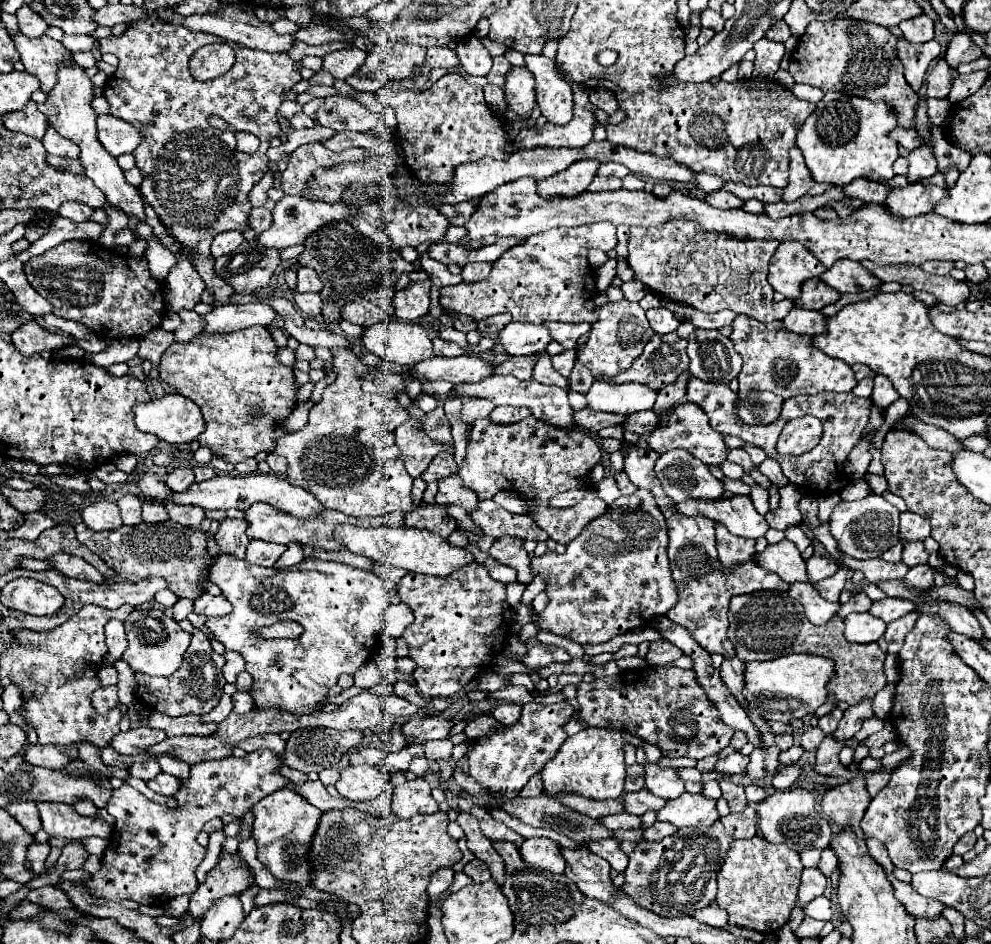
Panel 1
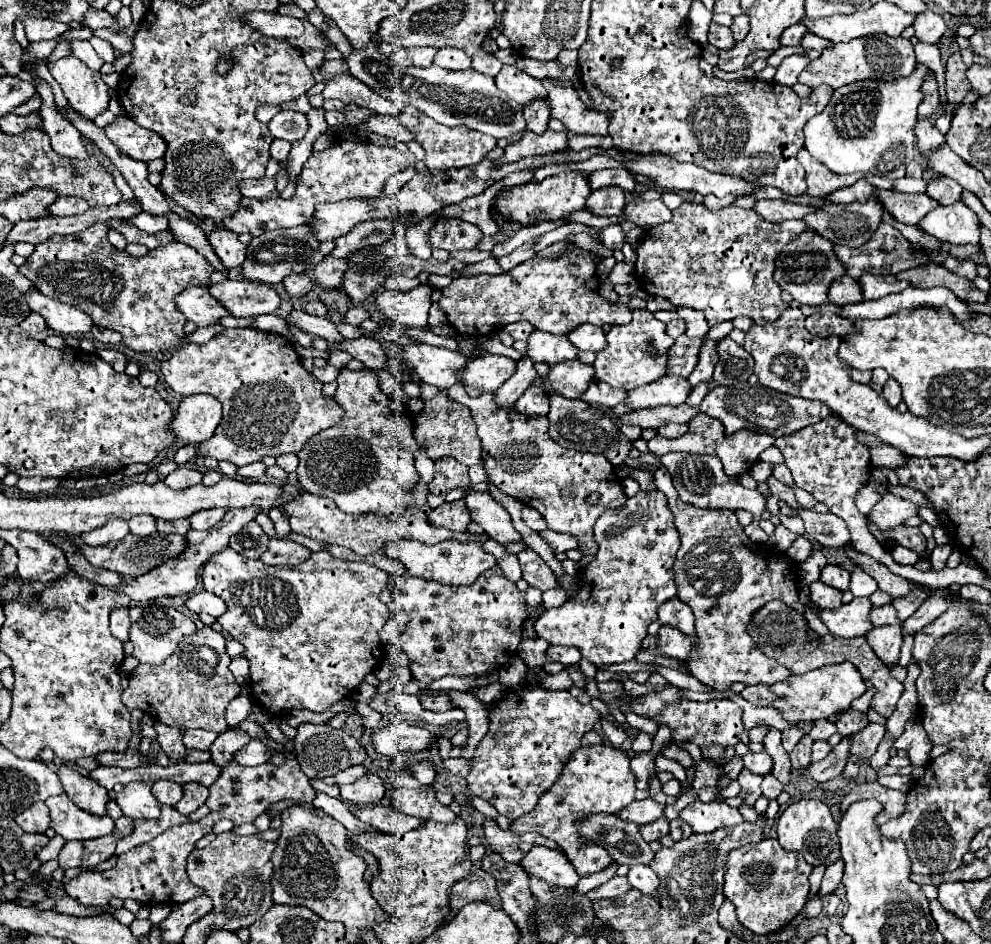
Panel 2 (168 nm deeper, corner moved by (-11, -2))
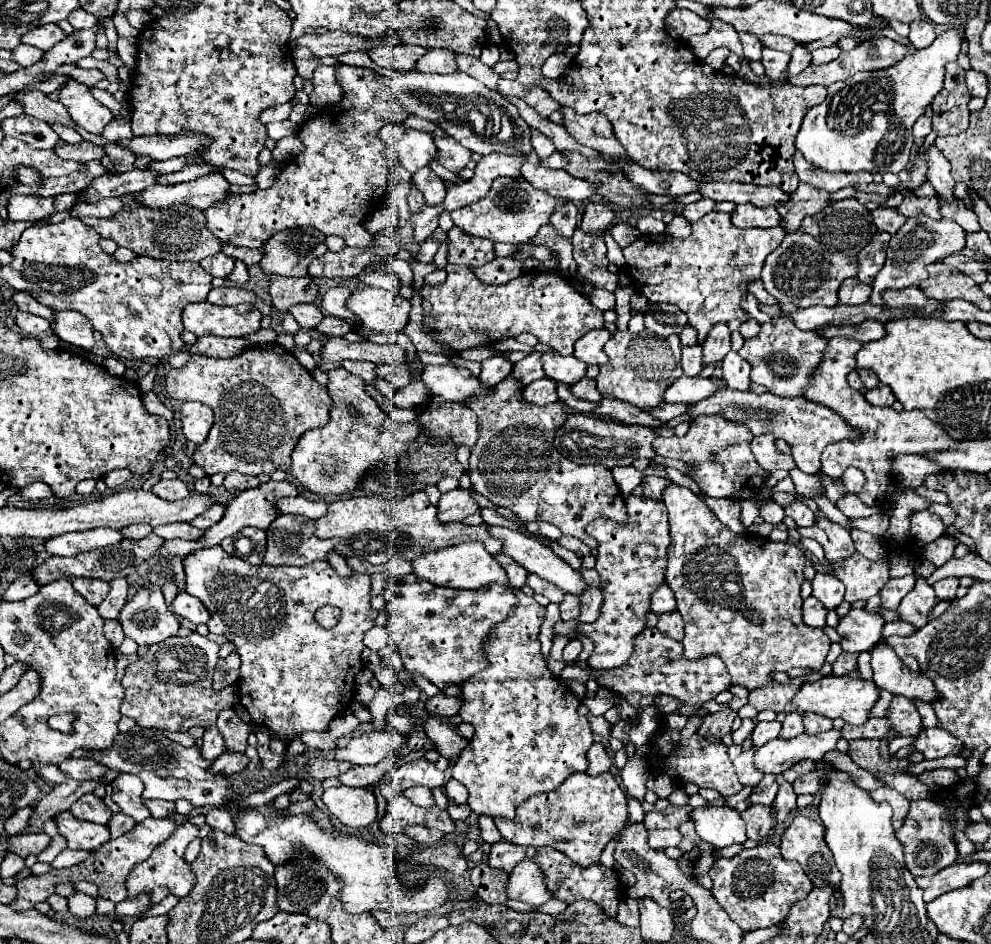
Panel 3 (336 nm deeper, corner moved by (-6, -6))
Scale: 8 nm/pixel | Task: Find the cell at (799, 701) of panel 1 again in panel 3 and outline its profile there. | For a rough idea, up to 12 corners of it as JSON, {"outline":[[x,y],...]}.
{"outline":[[825,676],[791,700],[799,712],[861,726],[879,700],[873,680]]}

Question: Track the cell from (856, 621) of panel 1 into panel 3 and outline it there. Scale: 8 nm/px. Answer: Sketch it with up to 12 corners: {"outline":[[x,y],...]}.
{"outline":[[889,646],[871,650],[877,688],[927,704],[939,692]]}

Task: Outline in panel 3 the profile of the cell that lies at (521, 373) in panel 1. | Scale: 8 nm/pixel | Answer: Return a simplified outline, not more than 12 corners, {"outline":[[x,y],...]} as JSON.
{"outline":[[583,378],[571,386],[575,398],[601,400],[595,380]]}

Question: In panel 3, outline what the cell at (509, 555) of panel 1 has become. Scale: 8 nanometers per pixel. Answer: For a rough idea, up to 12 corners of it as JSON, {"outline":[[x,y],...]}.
{"outline":[[529,574],[527,584],[535,594],[551,602],[563,602],[563,590],[543,578]]}

